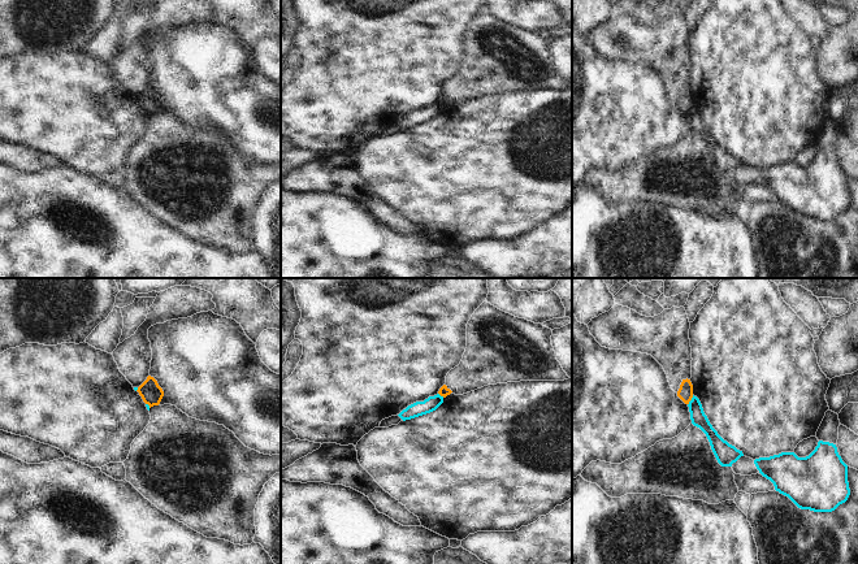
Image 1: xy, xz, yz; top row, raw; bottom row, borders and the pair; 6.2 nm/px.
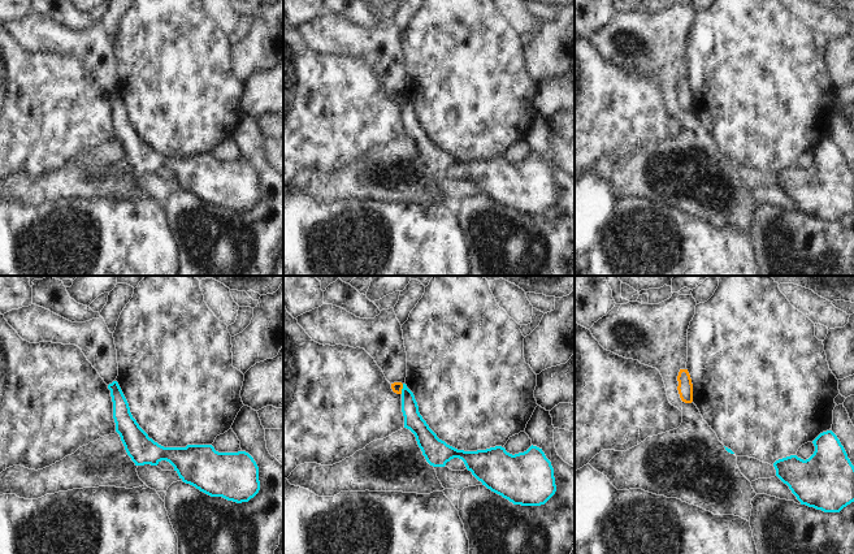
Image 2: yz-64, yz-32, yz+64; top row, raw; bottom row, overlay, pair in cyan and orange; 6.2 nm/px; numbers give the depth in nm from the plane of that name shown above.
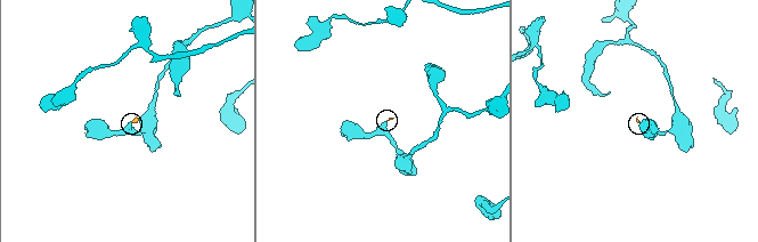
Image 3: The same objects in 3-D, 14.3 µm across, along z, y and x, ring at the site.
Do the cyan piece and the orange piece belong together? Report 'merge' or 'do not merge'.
do not merge

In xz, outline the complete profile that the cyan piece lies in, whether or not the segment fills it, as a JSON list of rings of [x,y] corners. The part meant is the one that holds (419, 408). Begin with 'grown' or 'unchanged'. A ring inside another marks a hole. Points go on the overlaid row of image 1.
unchanged; [[[439,394],[429,396],[424,402],[416,402],[403,409],[398,416],[406,421],[436,411],[443,403],[443,396]]]

